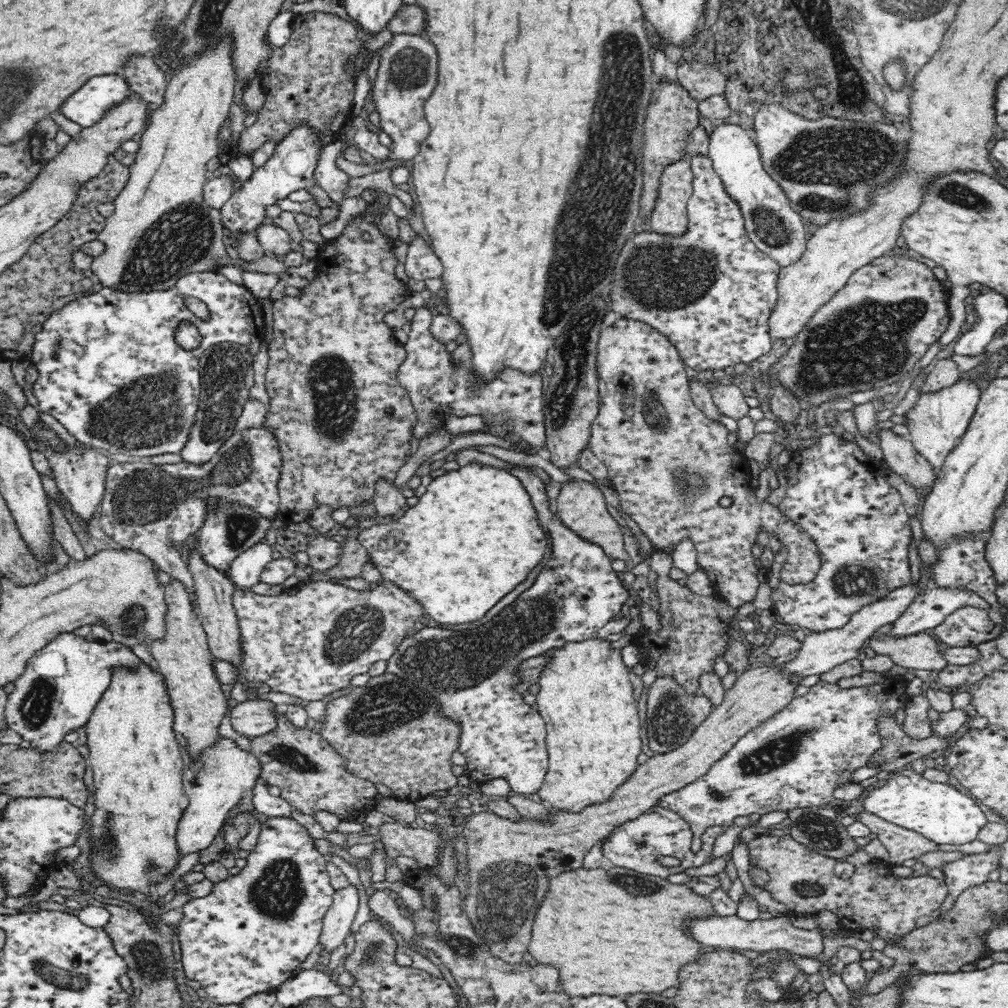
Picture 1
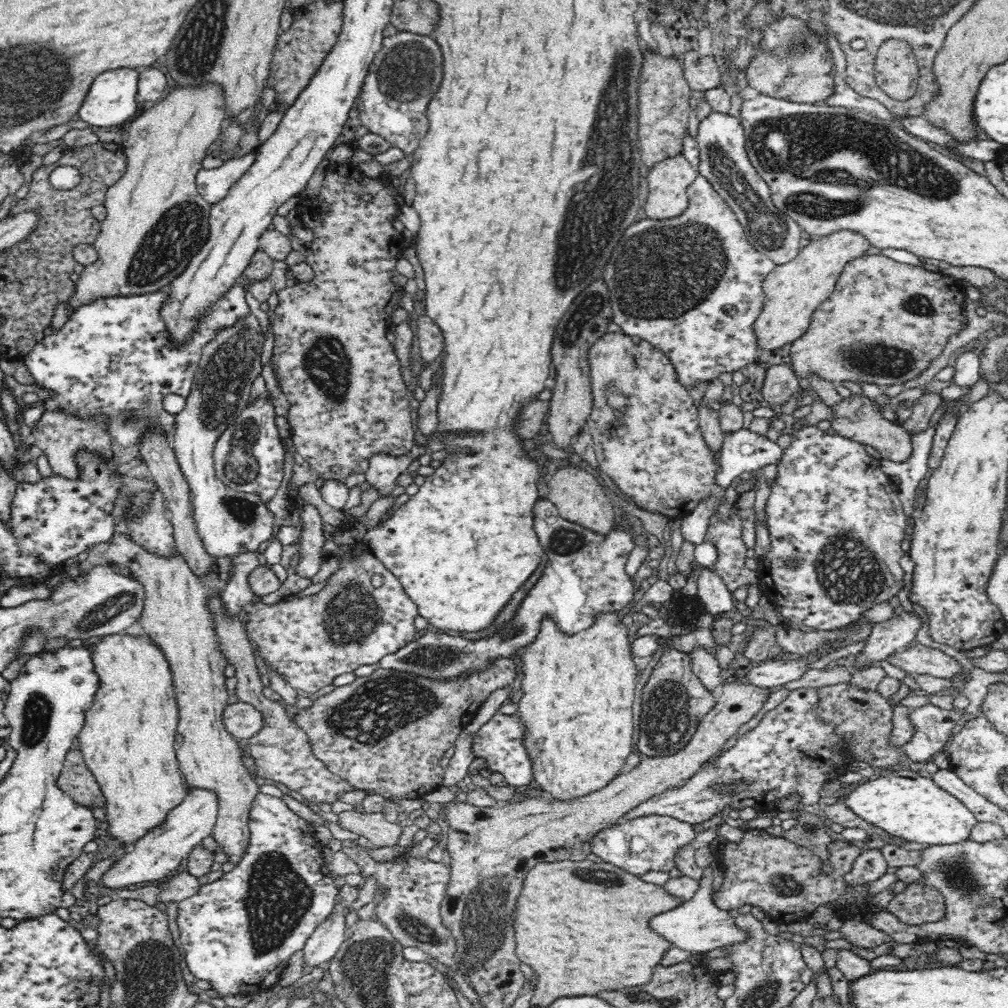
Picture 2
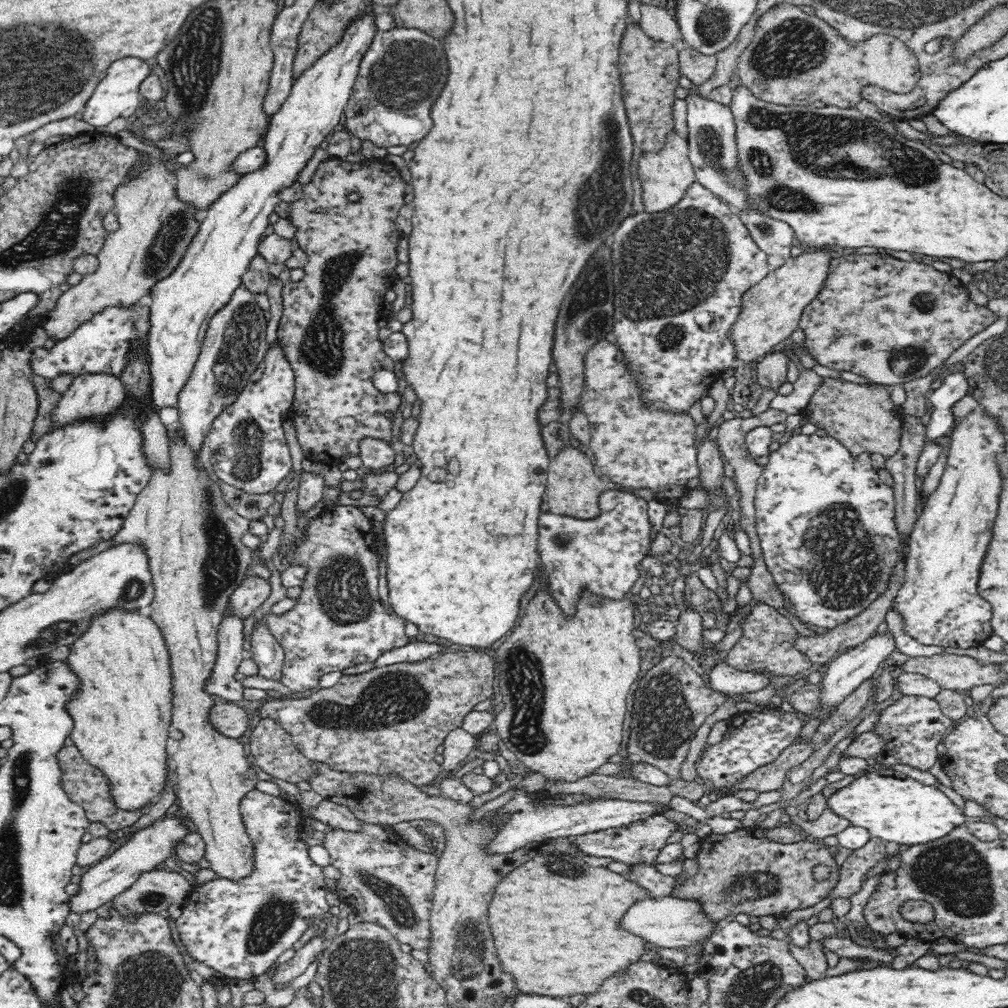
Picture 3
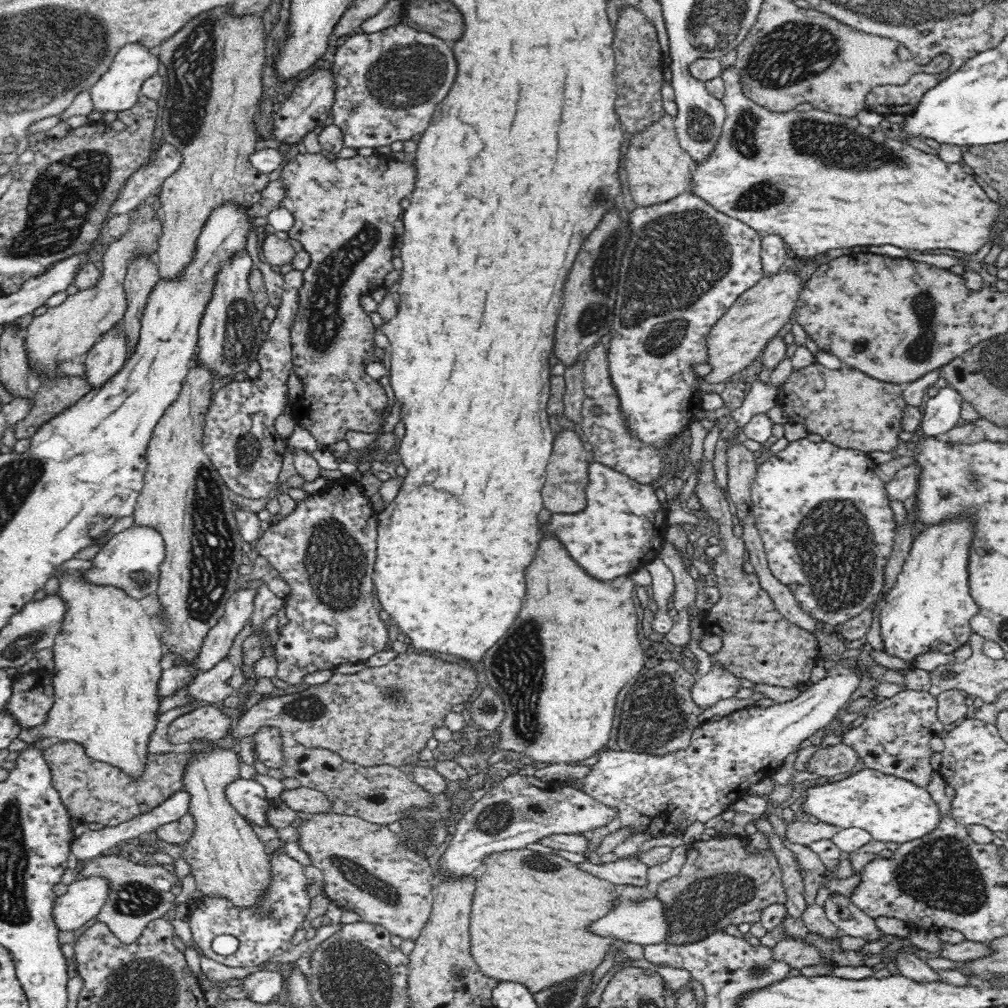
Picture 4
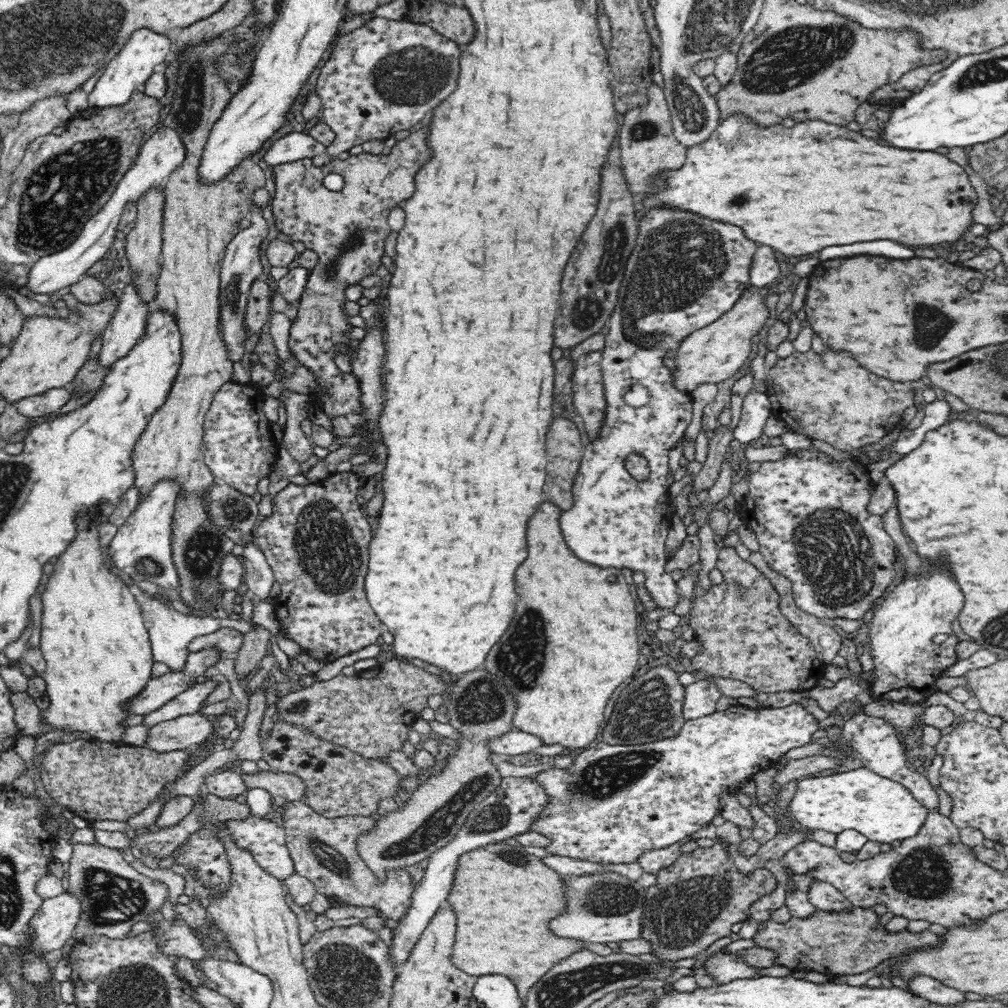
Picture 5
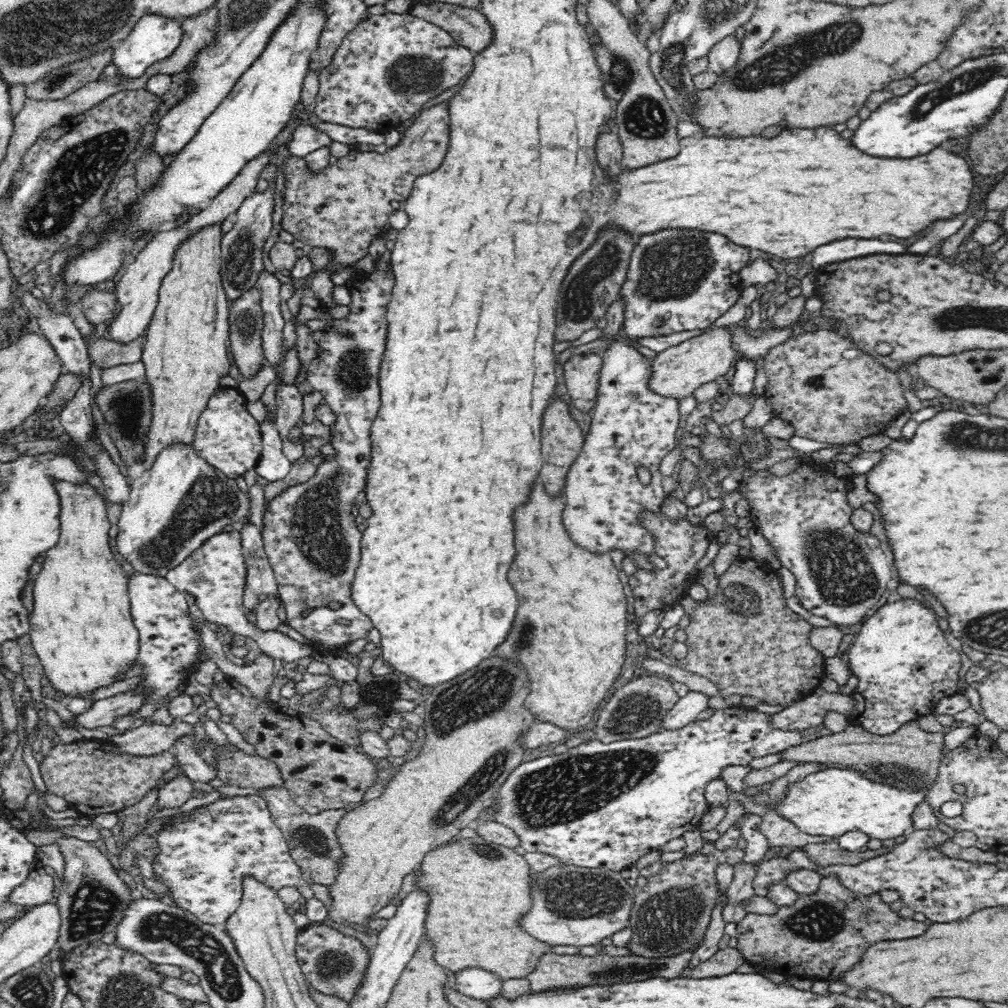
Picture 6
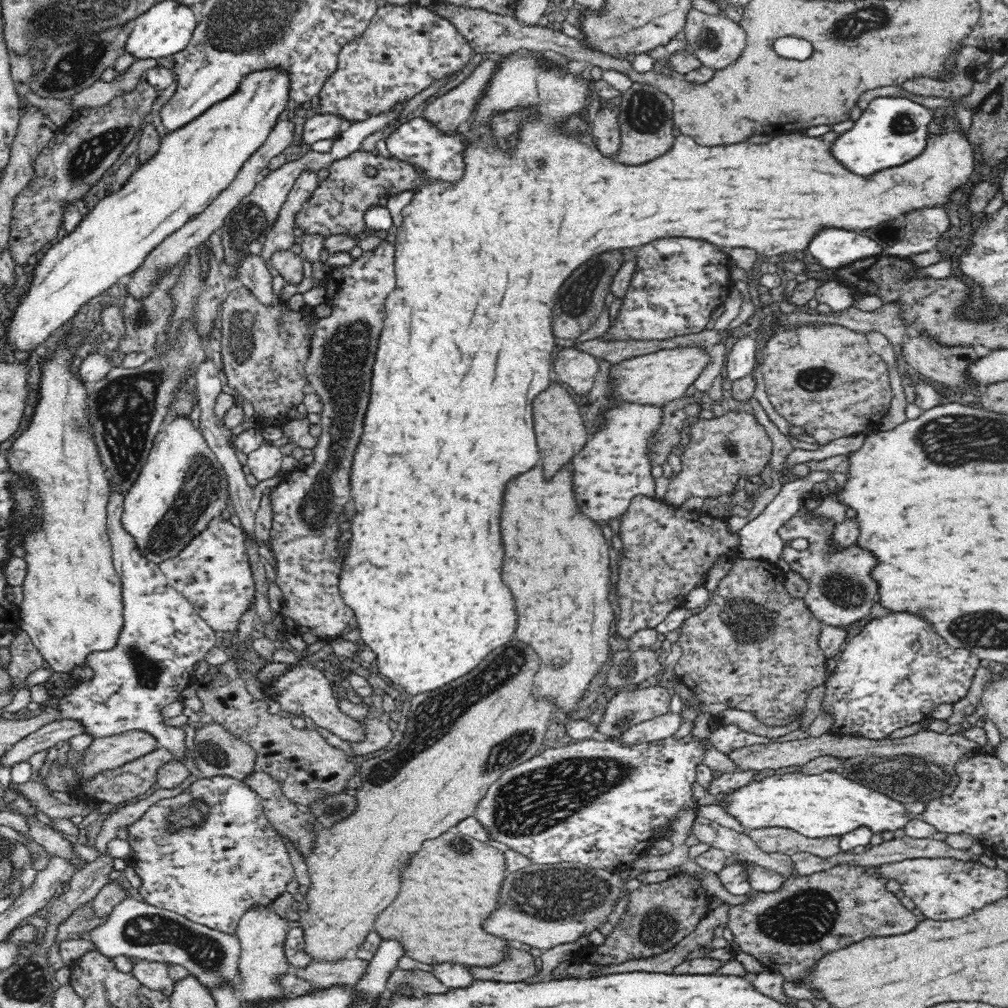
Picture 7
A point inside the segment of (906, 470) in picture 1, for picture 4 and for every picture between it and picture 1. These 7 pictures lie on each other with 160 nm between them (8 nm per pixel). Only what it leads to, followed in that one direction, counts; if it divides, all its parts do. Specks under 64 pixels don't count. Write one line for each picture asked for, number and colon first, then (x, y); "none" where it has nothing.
2: (856, 417)
3: (862, 416)
4: (848, 408)

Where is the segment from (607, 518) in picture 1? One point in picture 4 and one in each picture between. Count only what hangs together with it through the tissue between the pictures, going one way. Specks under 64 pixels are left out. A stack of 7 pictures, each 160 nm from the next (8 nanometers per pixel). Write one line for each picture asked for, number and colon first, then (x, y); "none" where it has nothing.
2: (578, 497)
3: (573, 488)
4: (567, 471)

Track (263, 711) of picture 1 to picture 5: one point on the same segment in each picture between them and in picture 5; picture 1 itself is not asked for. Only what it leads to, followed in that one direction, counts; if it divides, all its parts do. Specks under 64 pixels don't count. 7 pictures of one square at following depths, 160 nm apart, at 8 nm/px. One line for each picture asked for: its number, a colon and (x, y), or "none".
2: (242, 721)
3: (231, 721)
4: (207, 724)
5: (184, 732)

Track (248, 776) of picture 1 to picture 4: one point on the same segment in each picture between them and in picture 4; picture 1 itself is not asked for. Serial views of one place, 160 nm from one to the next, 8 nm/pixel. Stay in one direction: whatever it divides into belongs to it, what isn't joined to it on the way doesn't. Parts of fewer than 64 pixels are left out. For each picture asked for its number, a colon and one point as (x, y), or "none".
2: (154, 856)
3: (148, 847)
4: (83, 898)

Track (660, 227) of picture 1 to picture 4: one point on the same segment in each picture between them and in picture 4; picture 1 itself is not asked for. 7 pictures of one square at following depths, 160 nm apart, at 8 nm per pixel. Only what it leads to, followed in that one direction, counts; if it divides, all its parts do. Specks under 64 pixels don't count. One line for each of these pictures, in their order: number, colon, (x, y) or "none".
2: (668, 180)
3: (665, 175)
4: (657, 168)

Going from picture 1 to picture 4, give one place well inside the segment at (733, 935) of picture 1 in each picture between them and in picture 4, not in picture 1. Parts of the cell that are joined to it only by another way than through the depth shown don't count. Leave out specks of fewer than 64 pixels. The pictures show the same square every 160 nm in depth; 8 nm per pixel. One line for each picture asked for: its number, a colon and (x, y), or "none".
2: (697, 925)
3: (669, 922)
4: (637, 917)

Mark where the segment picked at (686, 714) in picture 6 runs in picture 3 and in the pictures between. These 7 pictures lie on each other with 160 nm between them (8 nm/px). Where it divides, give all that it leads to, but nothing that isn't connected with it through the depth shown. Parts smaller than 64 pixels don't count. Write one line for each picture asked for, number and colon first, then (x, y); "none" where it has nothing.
3: (724, 679)
4: (717, 685)
5: (701, 697)

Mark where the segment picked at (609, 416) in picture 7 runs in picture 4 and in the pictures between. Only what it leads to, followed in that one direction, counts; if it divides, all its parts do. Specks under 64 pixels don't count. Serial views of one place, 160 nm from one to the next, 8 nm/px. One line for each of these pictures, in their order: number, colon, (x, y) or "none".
4: (709, 260)
5: (685, 272)
6: (631, 427)

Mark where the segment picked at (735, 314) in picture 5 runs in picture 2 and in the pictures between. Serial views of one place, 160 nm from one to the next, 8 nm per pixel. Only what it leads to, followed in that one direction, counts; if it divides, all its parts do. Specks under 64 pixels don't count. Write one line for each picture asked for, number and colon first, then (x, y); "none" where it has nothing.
2: (792, 291)
3: (771, 310)
4: (766, 309)

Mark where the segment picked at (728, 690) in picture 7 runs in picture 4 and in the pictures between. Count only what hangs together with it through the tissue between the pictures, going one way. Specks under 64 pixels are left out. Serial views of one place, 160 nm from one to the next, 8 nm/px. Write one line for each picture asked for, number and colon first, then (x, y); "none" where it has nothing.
4: (758, 644)
5: (742, 634)
6: (747, 641)

